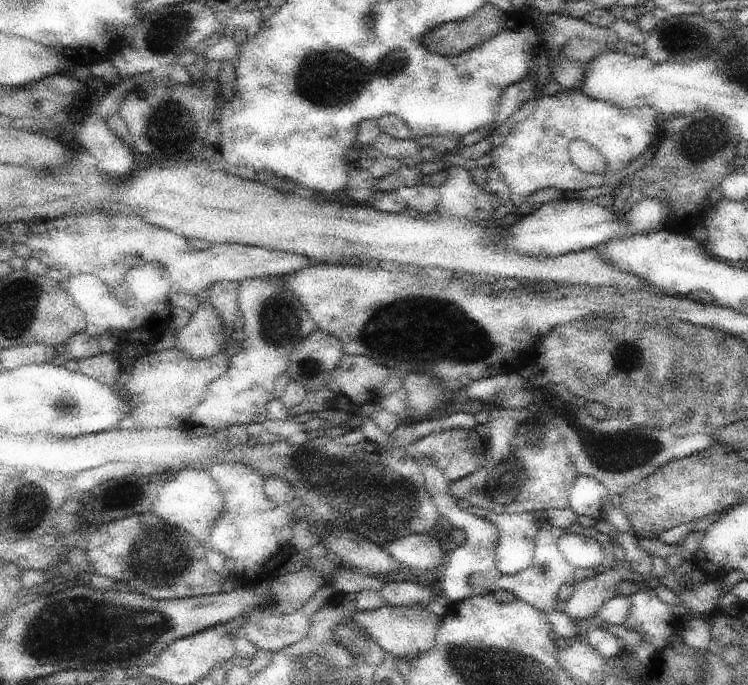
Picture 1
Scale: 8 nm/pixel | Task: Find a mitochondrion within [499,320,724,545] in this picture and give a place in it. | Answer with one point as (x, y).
(617, 453)

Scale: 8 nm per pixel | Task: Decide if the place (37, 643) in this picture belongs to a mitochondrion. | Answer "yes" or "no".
yes

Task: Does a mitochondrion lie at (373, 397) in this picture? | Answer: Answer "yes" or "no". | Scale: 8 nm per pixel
no

